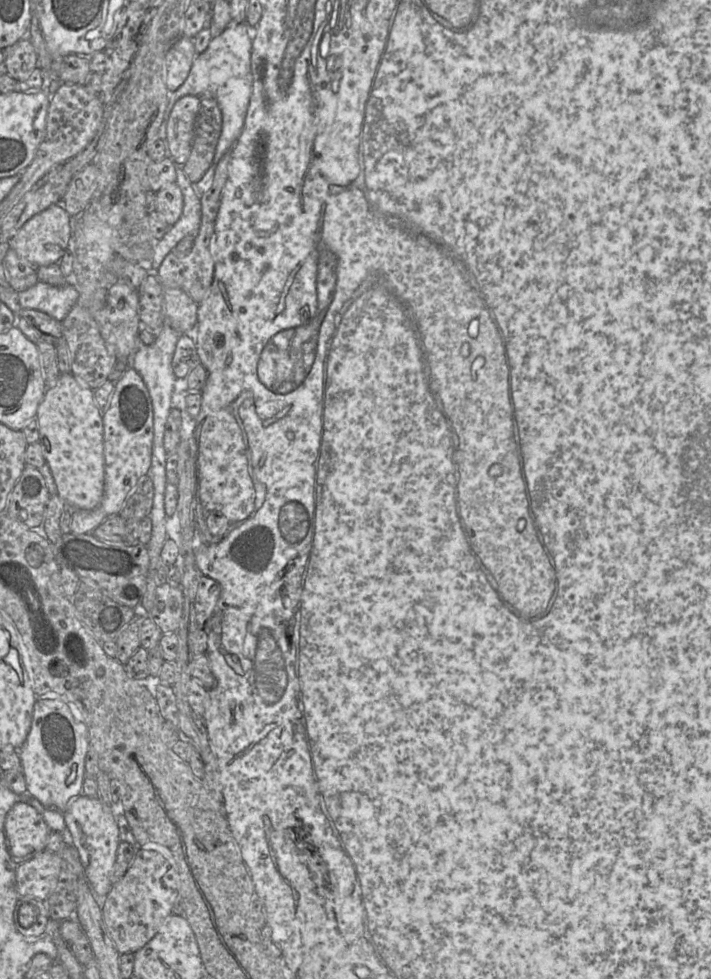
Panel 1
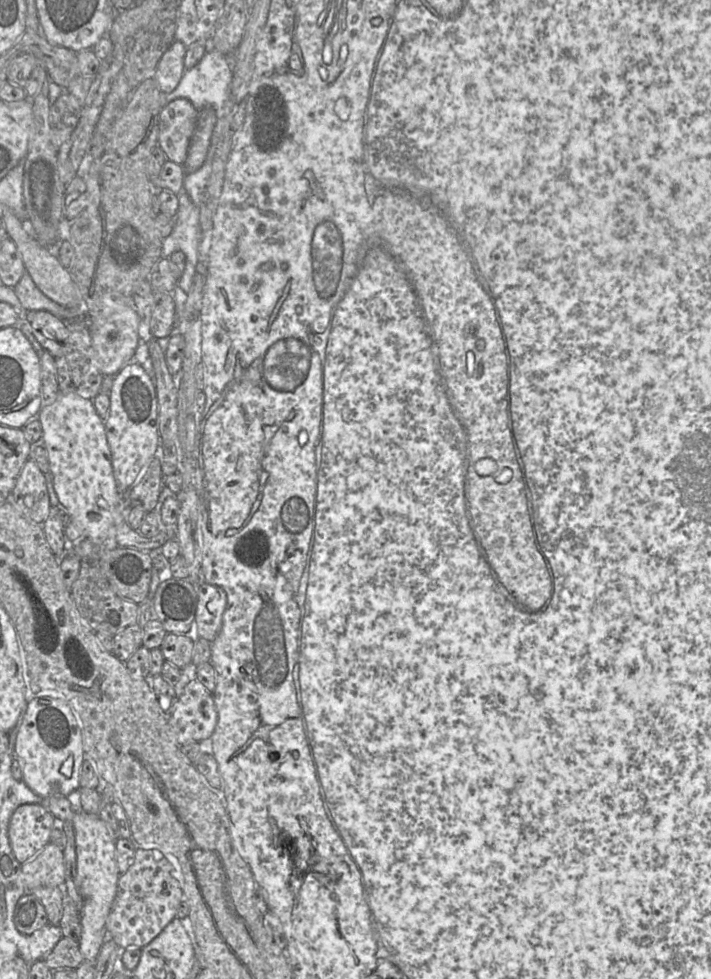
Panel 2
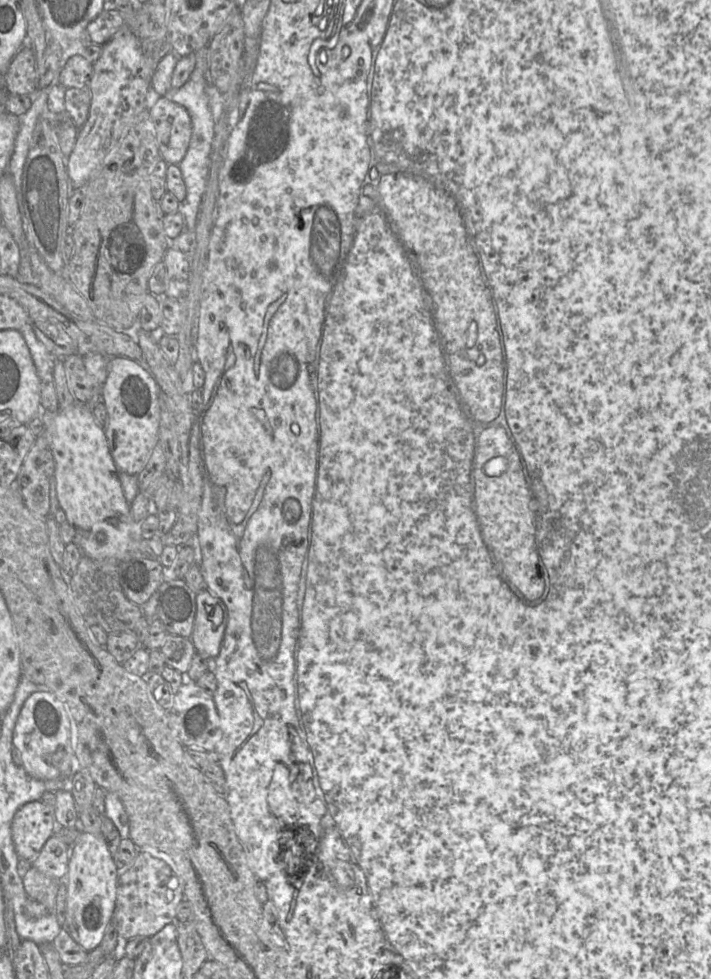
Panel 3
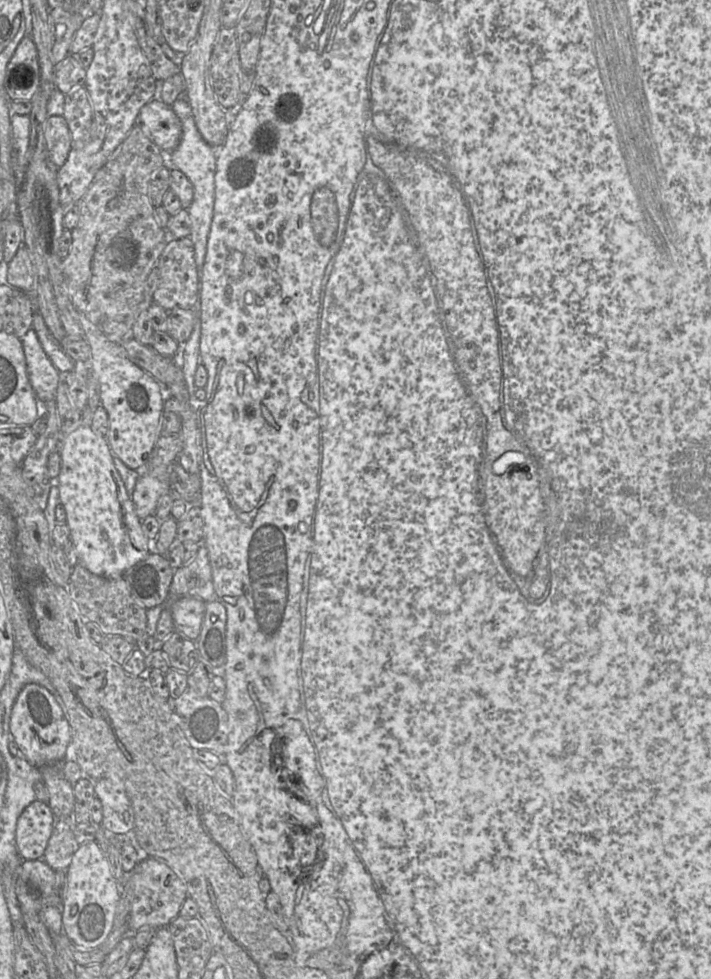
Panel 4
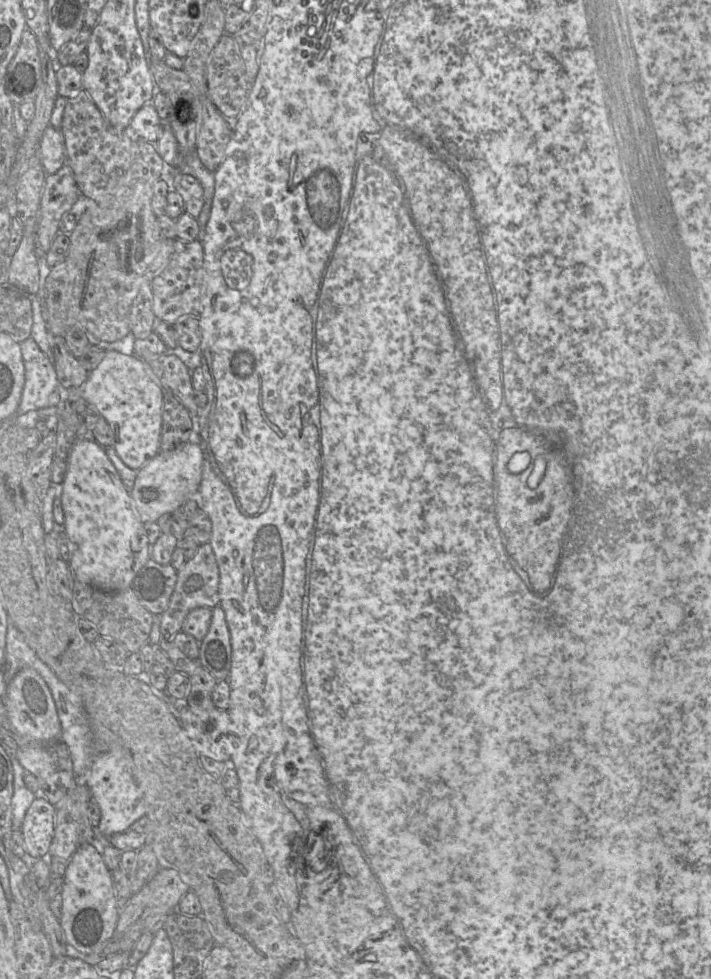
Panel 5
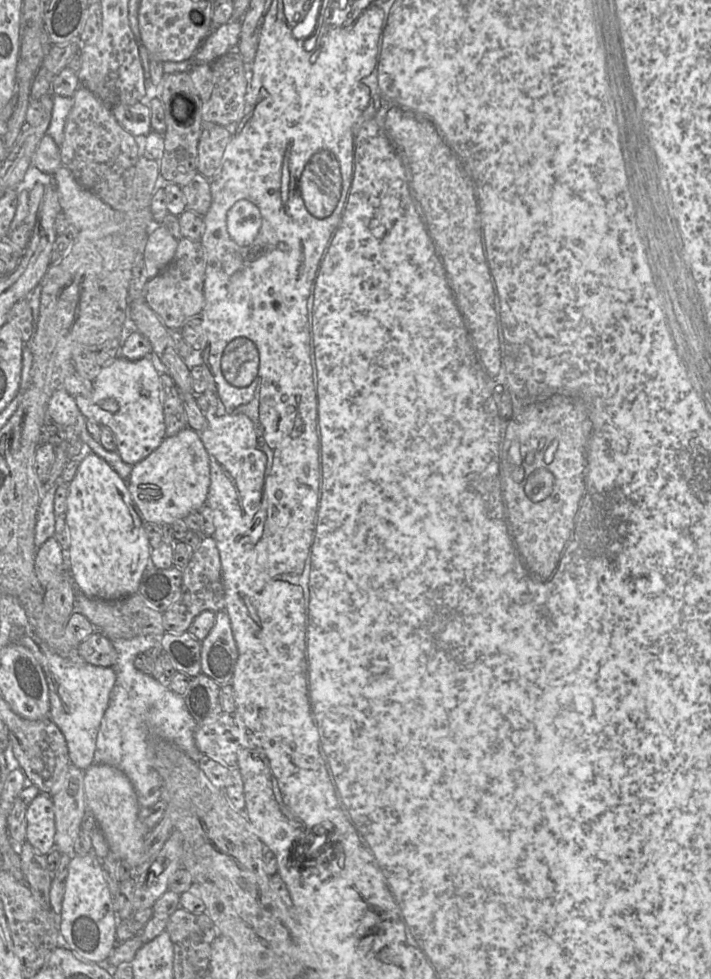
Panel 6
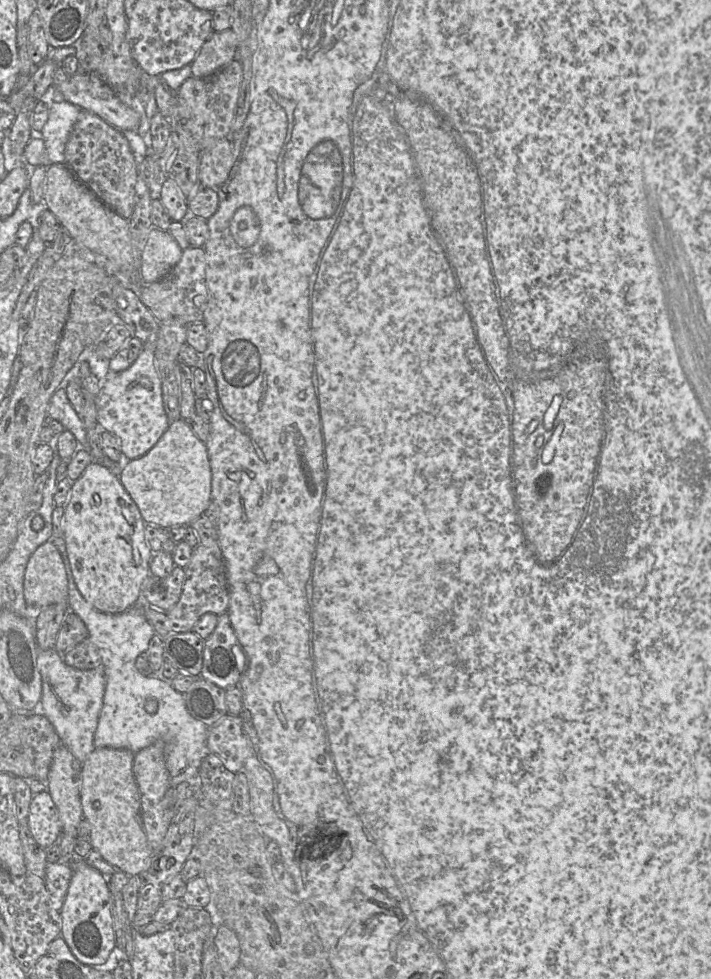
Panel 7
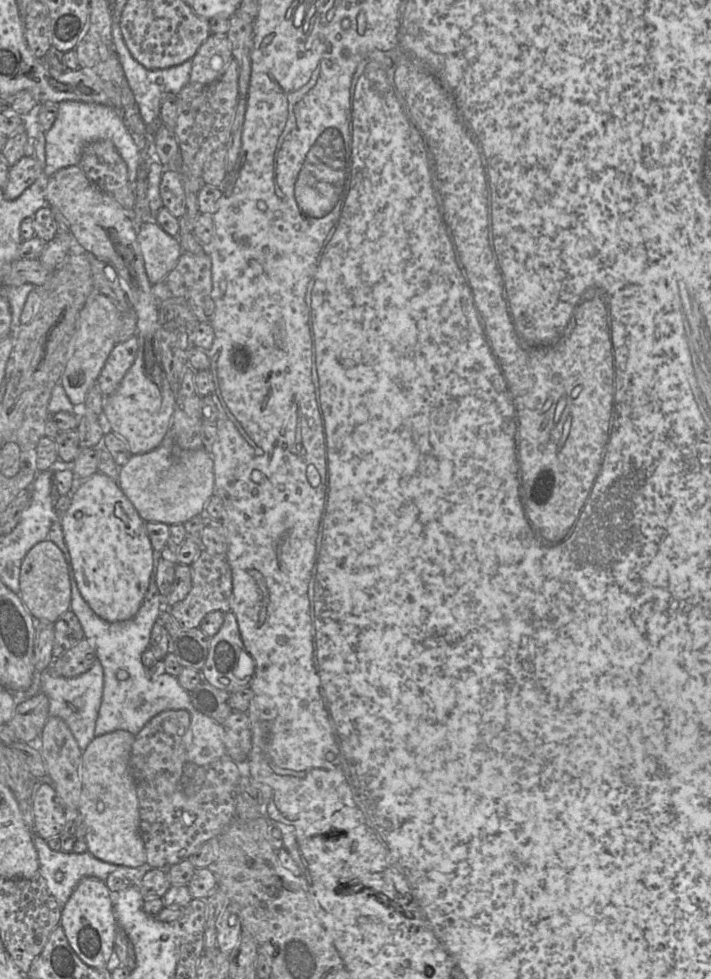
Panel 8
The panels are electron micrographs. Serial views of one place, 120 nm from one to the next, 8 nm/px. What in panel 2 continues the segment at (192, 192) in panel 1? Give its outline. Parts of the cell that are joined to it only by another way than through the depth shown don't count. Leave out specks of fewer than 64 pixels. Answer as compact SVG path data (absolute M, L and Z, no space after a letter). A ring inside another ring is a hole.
M181 190L177 195L179 208L175 216L176 224L172 233L163 239L161 257L169 259L177 251L185 254L185 268L177 286L184 292L189 292L199 261L199 245L202 238L200 209L191 201L185 190Z

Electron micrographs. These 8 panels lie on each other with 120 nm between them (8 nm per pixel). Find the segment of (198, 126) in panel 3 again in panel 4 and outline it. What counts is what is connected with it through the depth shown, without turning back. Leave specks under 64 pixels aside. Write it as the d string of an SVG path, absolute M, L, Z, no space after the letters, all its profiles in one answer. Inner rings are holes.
M186 96L178 97L171 107L182 125L182 137L177 148L171 152L171 159L175 168L181 171L190 180L194 188L193 201L187 209L187 212L191 220L189 238L194 245L195 262L200 276L205 262L207 241L214 211L216 151L203 139L198 131L192 108Z

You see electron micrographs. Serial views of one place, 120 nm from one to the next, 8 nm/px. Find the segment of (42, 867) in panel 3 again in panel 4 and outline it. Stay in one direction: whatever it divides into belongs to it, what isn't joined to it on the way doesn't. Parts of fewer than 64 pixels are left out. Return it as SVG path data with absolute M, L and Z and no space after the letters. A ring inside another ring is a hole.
M56 817L43 860L54 871L66 871L79 846L74 835L73 817Z

